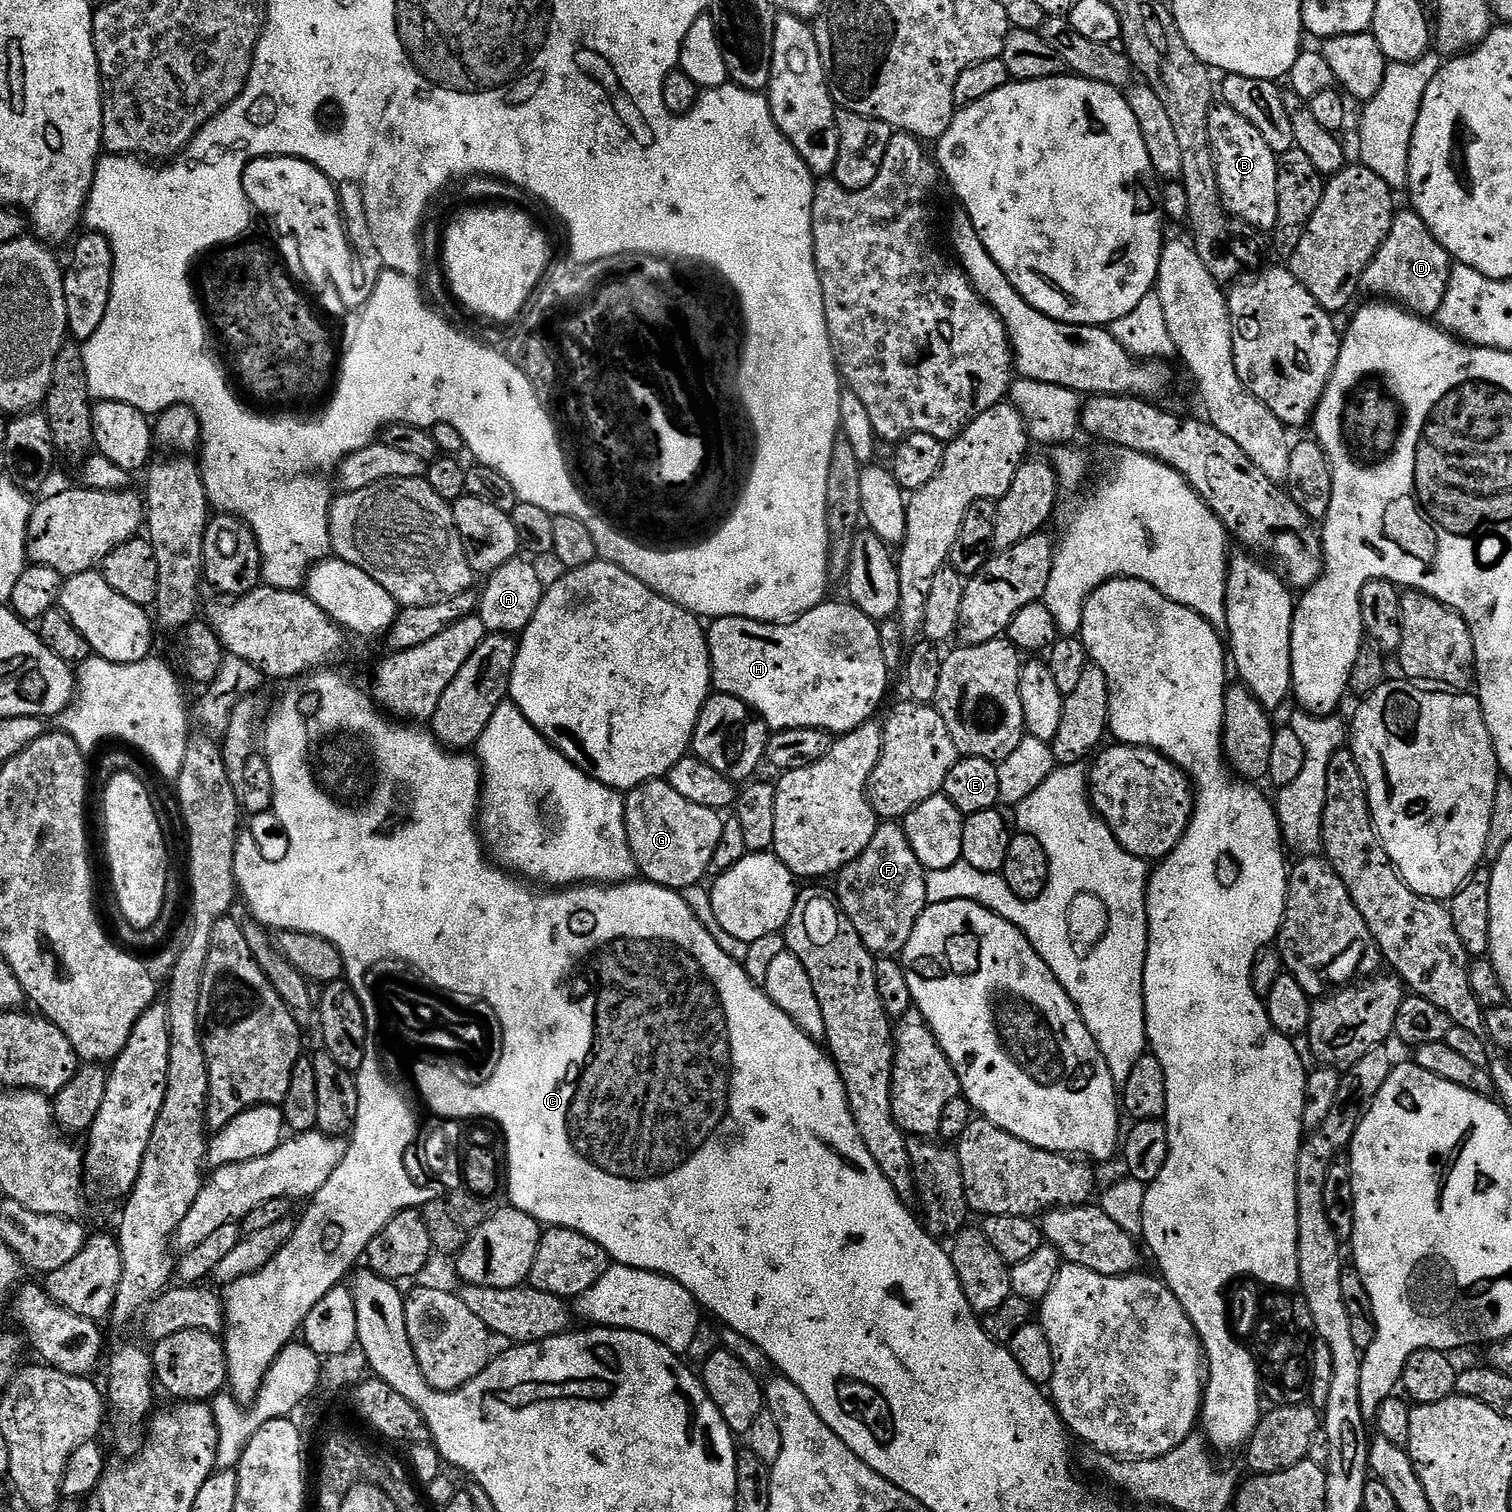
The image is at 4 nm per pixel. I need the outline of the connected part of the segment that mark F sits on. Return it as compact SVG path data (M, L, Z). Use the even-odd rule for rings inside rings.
M896 822L881 823L874 838L870 838L870 846L854 862L840 869L838 879L834 892L840 911L848 915L864 945L884 958L903 953L918 918L929 905L926 870L918 862L903 827Z

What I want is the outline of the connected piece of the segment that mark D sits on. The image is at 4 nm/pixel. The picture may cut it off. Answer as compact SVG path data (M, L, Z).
M1414 210L1407 211L1397 211L1386 242L1382 242L1370 266L1366 266L1362 288L1365 293L1373 292L1376 295L1373 297L1387 298L1417 316L1432 318L1439 313L1444 301L1454 261L1434 238L1434 234L1419 214Z

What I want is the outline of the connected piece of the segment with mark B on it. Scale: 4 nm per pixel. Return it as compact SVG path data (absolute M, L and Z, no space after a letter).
M1227 106L1213 107L1208 119L1210 146L1218 170L1218 186L1224 210L1243 220L1249 228L1271 233L1278 218L1278 156L1266 146L1266 138L1250 126L1238 110Z

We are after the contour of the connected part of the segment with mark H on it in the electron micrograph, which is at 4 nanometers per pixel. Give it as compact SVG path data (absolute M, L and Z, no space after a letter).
M825 602L808 612L803 612L798 618L791 622L765 622L762 620L747 620L741 616L722 616L711 621L707 629L708 657L712 663L712 683L717 693L738 698L743 704L747 704L769 729L779 730L781 728L822 728L825 732L843 734L852 732L858 726L869 723L872 716L880 708L884 695L888 692L888 676L890 669L886 666L886 658L882 658L882 642L880 641L880 629L877 621L871 620L862 610L858 610L851 602L844 604L831 604Z

